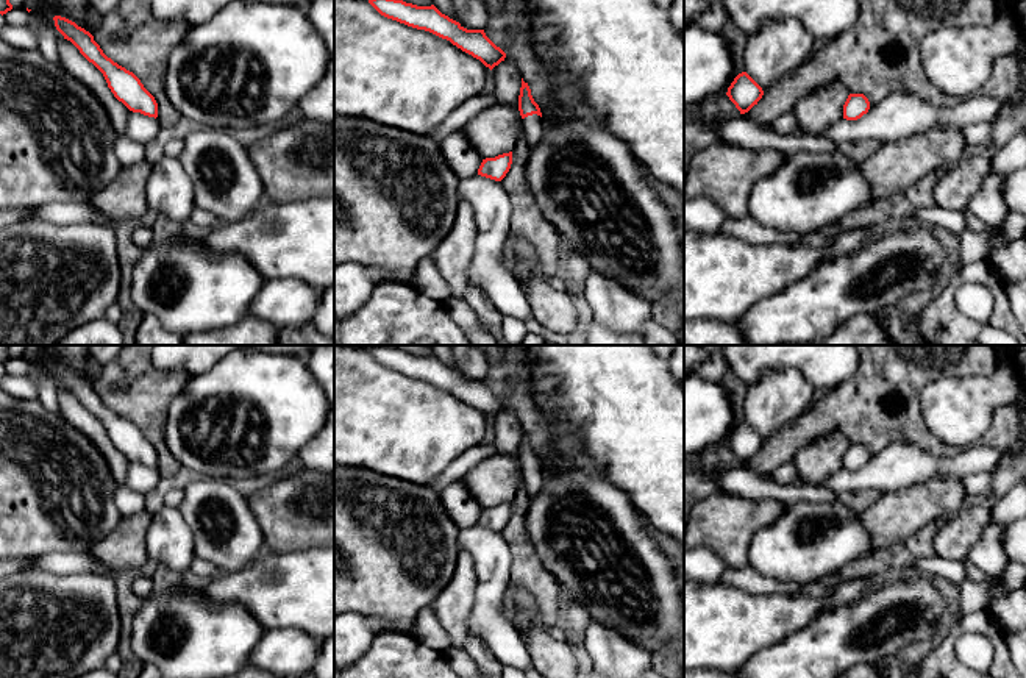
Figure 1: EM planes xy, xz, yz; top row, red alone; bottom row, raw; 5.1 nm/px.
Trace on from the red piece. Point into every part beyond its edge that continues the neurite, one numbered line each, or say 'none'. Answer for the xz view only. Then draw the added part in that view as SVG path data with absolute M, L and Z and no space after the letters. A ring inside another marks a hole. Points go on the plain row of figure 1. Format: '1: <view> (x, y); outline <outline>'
1: xz (531, 475); outline M537 464L522 469L522 481L525 484L526 494L533 498L539 492L542 483L542 467Z

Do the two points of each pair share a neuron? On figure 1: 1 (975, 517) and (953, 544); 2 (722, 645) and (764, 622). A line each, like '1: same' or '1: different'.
1: same
2: same

